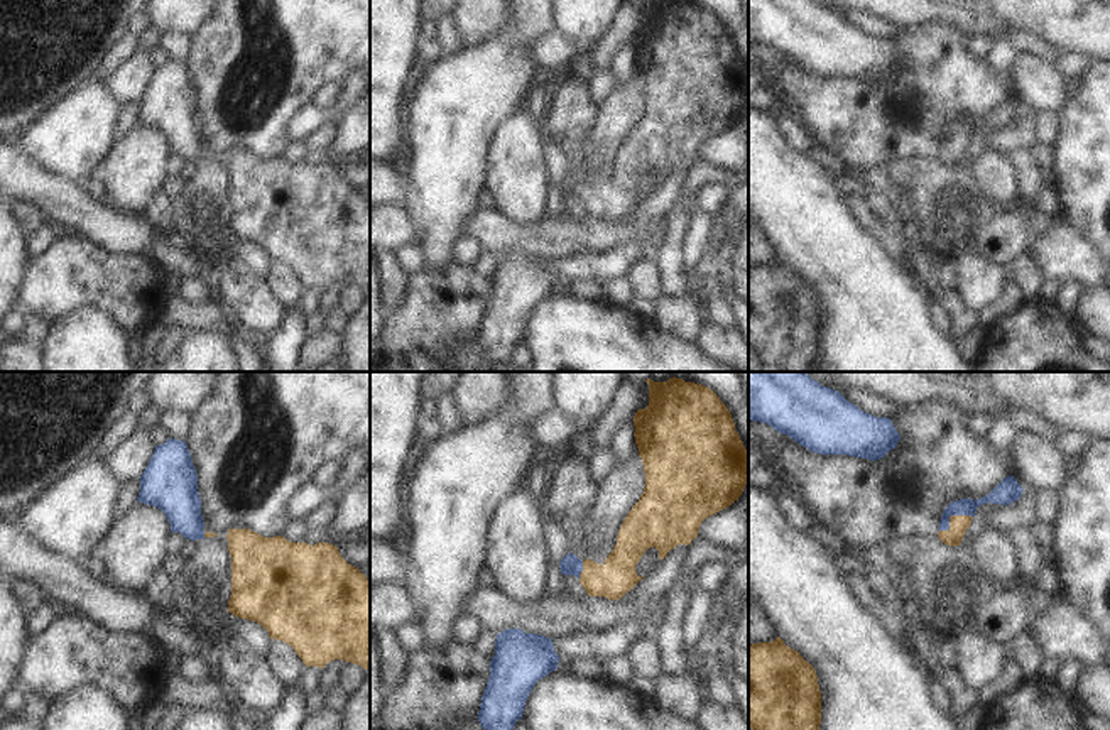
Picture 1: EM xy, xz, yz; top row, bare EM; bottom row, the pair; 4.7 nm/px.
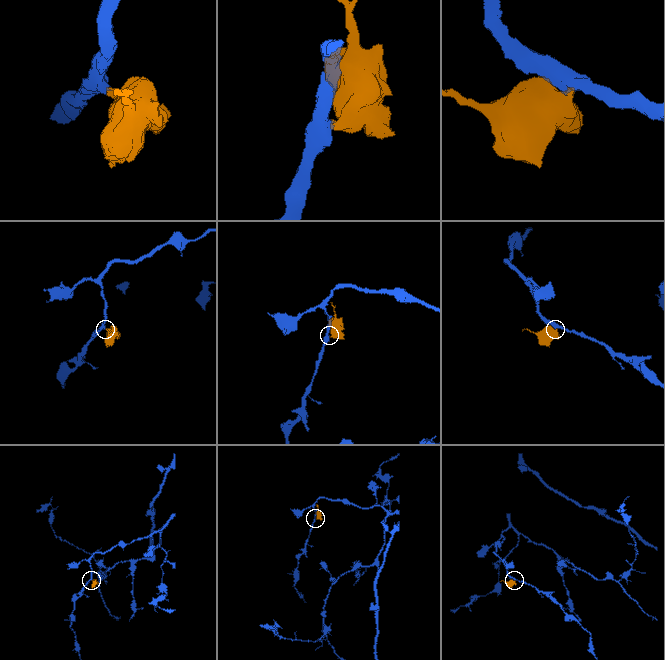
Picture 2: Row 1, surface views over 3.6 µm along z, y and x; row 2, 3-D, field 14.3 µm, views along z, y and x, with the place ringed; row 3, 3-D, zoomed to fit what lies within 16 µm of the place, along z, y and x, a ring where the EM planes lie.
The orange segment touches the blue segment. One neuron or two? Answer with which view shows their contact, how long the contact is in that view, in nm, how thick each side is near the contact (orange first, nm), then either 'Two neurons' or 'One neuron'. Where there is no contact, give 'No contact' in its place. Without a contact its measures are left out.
Touches orange in yz. Shared border 180 nm. Thickness 90 nm (orange) against 80 nm. One neuron

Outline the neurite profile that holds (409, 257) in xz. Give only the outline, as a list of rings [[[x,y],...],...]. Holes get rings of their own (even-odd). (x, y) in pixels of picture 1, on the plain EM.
[[[416,243],[397,247],[394,250],[394,255],[395,255],[395,260],[397,260],[397,264],[405,277],[411,277],[412,274],[424,269],[422,253]]]

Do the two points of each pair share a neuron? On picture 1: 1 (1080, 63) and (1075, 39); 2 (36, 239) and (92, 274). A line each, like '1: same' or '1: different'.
1: different
2: different

